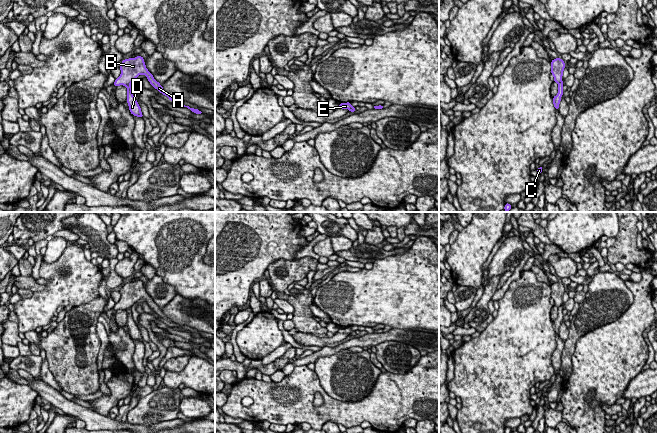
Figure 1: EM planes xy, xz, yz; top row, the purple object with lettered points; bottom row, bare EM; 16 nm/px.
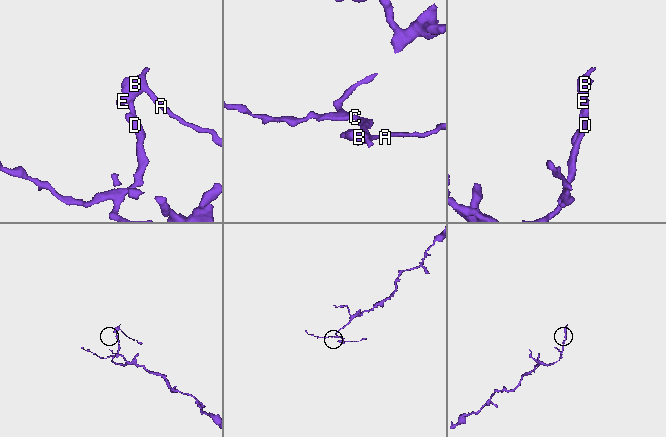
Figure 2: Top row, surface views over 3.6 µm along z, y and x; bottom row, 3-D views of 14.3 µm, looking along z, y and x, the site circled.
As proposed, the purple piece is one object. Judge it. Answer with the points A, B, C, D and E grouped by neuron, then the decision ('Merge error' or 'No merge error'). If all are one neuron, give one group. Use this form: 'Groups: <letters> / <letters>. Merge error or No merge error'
Groups: A B E / C D. Merge error

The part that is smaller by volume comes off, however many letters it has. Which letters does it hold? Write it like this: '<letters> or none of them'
A, B, E

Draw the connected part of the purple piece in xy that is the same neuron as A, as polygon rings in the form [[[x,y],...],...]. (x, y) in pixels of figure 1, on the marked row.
[[[137,56],[135,58],[129,58],[124,59],[120,65],[121,74],[120,76],[115,80],[114,86],[126,86],[129,83],[132,83],[139,75],[143,74],[147,77],[150,84],[157,89],[160,93],[167,96],[170,101],[174,101],[178,104],[178,106],[181,107],[187,107],[191,110],[191,112],[194,112],[195,114],[201,114],[202,112],[198,109],[190,108],[189,106],[182,105],[180,101],[177,101],[173,99],[160,85],[159,82],[157,82],[153,75],[148,71],[146,68],[144,58],[142,56]]]

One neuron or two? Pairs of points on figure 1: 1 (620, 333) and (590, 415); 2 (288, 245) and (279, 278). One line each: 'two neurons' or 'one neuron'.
1: one neuron
2: two neurons

